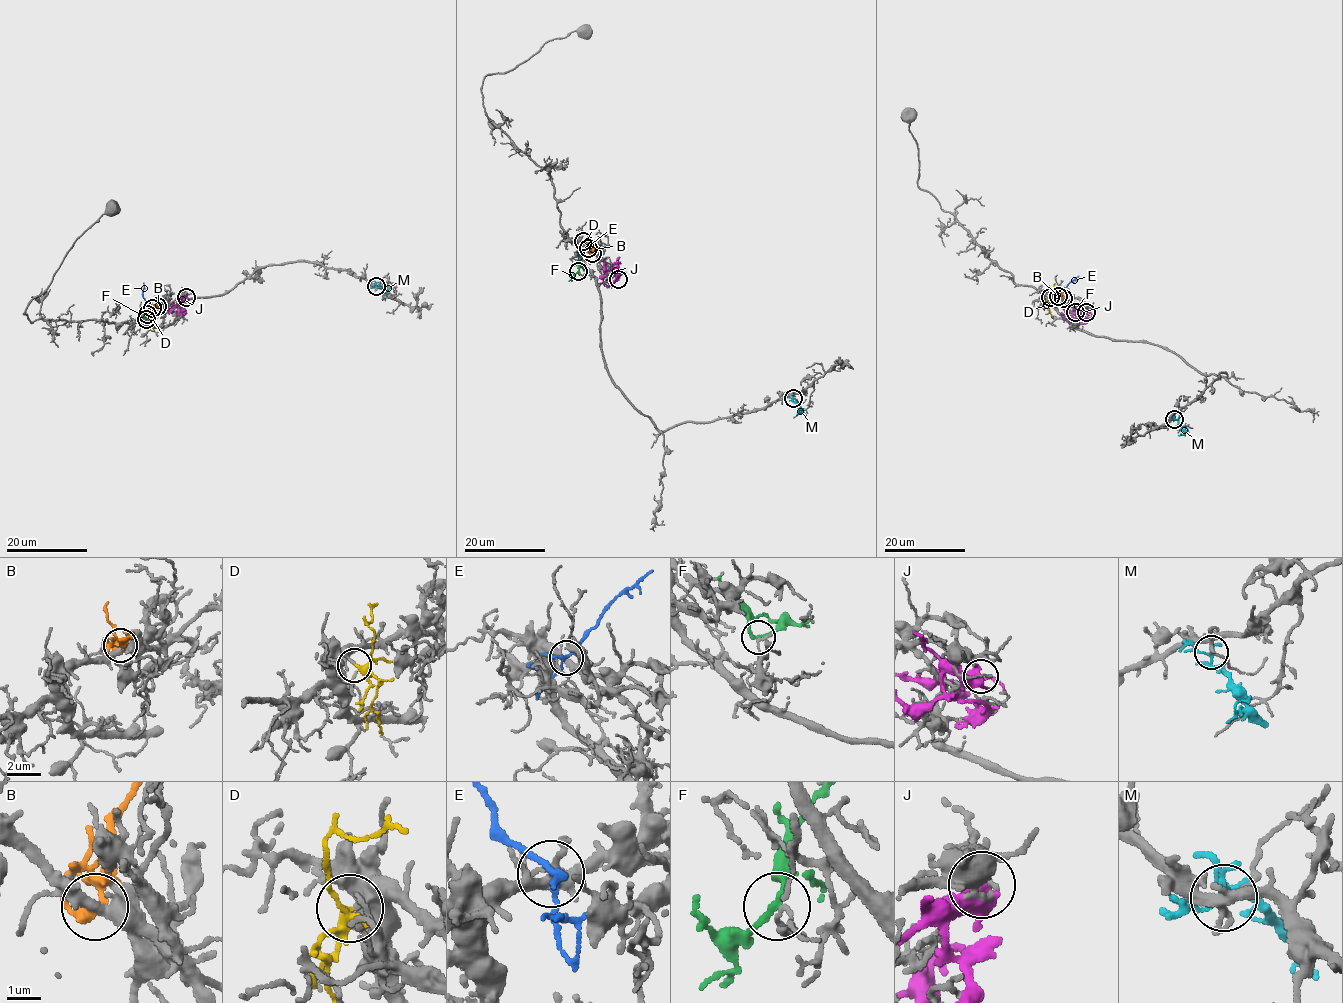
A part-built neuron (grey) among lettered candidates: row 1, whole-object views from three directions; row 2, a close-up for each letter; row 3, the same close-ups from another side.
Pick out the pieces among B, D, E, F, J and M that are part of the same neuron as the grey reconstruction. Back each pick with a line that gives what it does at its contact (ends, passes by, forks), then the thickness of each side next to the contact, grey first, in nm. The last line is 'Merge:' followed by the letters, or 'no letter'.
D: it forks there; 260 nm thick on the grey side, 200 nm on the other
Merge: D

